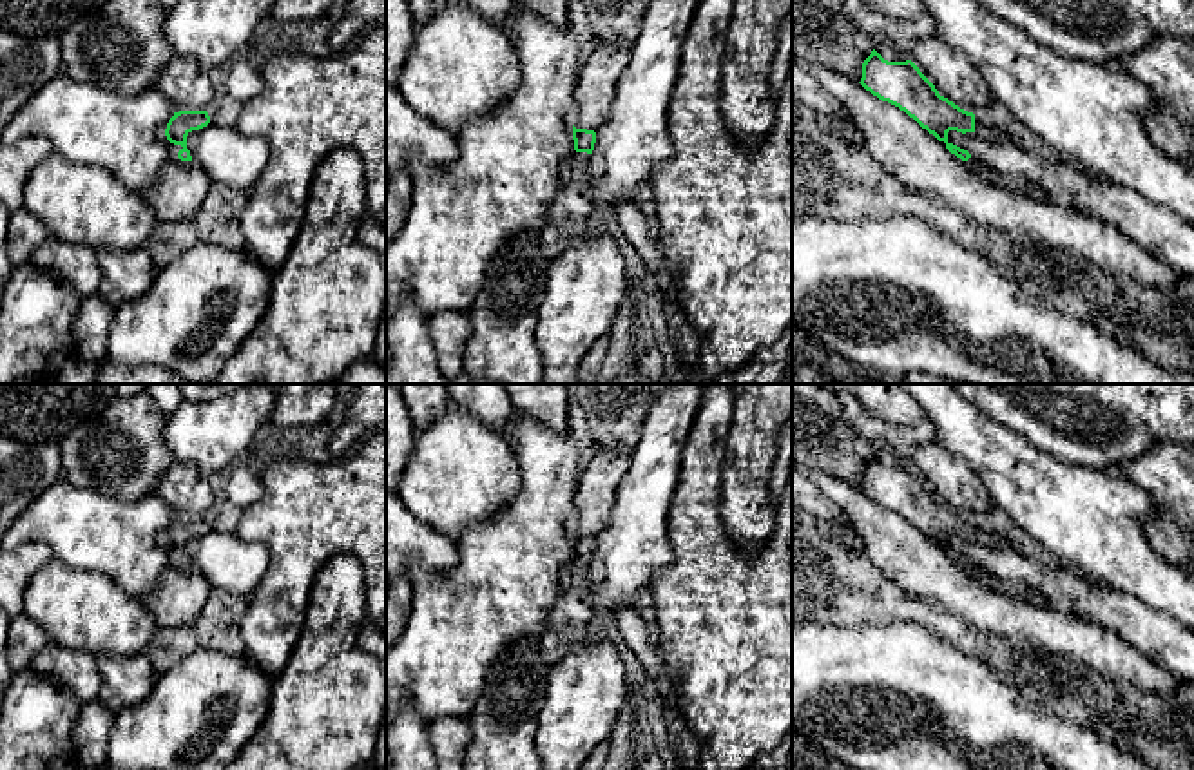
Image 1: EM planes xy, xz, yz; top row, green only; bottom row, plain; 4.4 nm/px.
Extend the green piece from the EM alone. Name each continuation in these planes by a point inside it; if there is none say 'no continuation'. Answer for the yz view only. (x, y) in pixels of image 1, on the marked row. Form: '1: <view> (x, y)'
1: yz (1020, 185)

